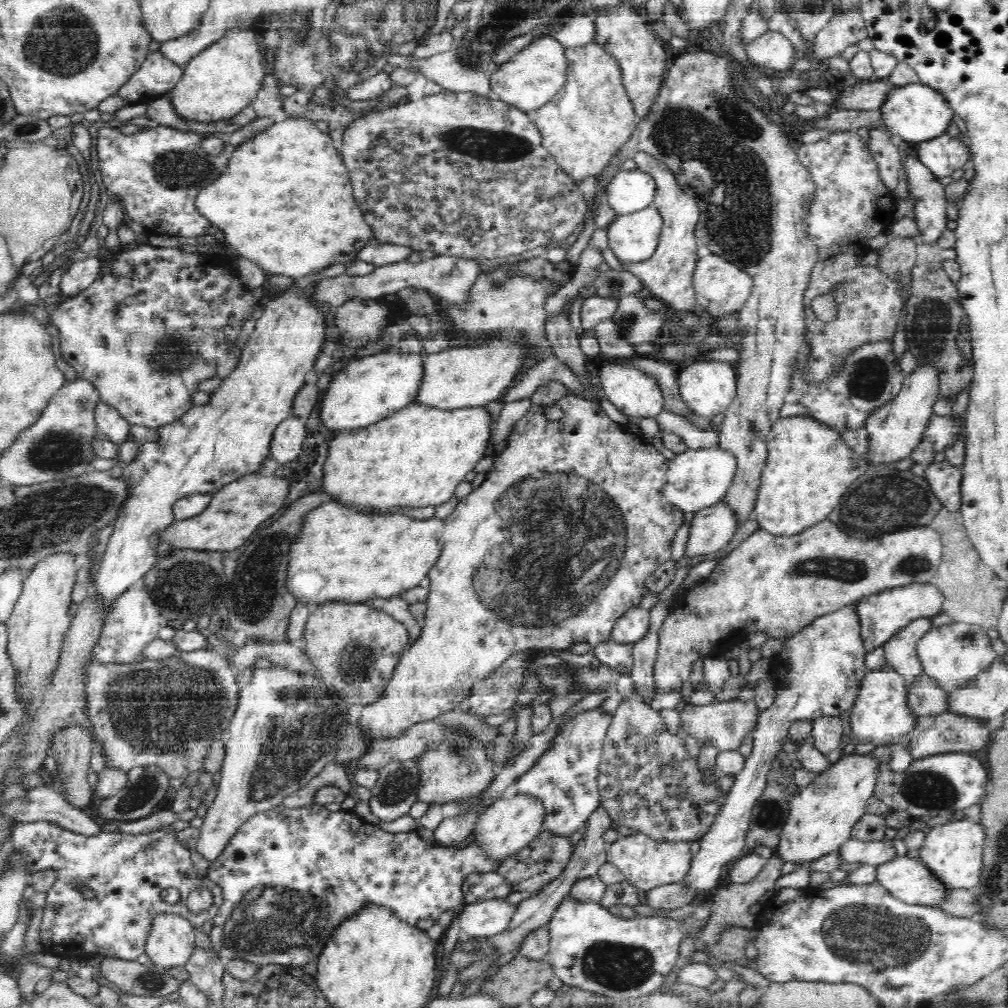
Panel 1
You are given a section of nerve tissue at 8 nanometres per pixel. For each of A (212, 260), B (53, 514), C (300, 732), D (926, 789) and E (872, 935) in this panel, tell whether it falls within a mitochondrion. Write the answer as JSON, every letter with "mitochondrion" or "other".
{"A":"other","B":"mitochondrion","C":"mitochondrion","D":"mitochondrion","E":"mitochondrion"}

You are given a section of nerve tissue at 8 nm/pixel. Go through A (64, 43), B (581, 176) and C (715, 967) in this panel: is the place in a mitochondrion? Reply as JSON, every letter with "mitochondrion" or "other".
{"A":"mitochondrion","B":"other","C":"other"}

